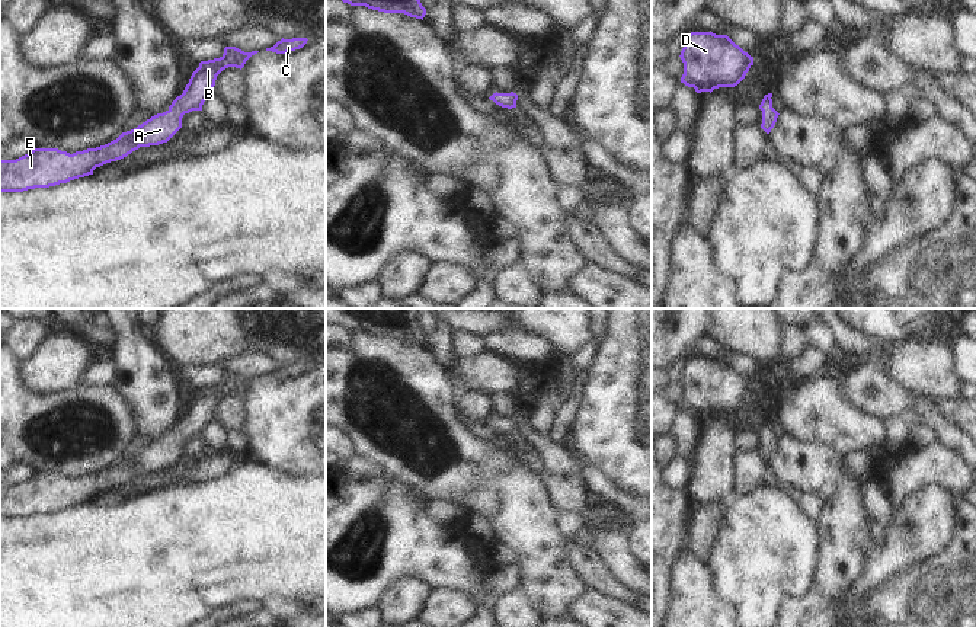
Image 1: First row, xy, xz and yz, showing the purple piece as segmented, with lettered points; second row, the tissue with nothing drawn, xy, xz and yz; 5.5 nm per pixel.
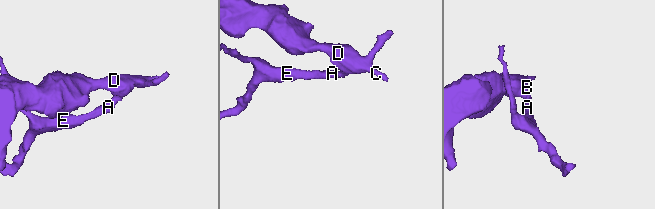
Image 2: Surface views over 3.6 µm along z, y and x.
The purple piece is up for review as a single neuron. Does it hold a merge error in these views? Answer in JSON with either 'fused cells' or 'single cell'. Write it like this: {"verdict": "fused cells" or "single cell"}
{"verdict": "single cell"}

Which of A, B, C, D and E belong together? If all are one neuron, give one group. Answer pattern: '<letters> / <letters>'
A B C D E

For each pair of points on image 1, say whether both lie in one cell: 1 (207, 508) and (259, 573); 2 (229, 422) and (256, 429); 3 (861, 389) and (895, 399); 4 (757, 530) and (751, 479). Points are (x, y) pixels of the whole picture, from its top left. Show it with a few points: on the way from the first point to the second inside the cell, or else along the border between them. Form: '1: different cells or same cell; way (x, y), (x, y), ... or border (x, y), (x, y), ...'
1: same cell; way (223, 524), (256, 557)
2: different cells; border (240, 396), (243, 408), (242, 429)
3: same cell; way (870, 392), (886, 399)
4: different cells; border (764, 485), (733, 496)

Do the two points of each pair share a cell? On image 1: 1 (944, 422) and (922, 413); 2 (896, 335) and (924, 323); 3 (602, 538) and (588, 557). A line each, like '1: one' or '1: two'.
1: one
2: one
3: two

